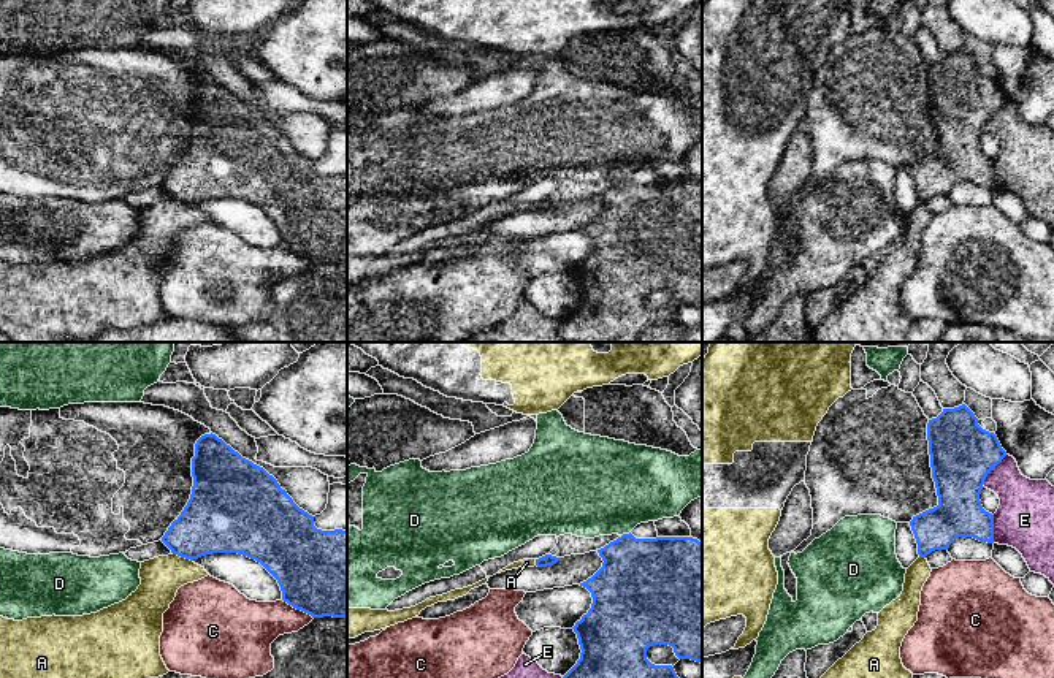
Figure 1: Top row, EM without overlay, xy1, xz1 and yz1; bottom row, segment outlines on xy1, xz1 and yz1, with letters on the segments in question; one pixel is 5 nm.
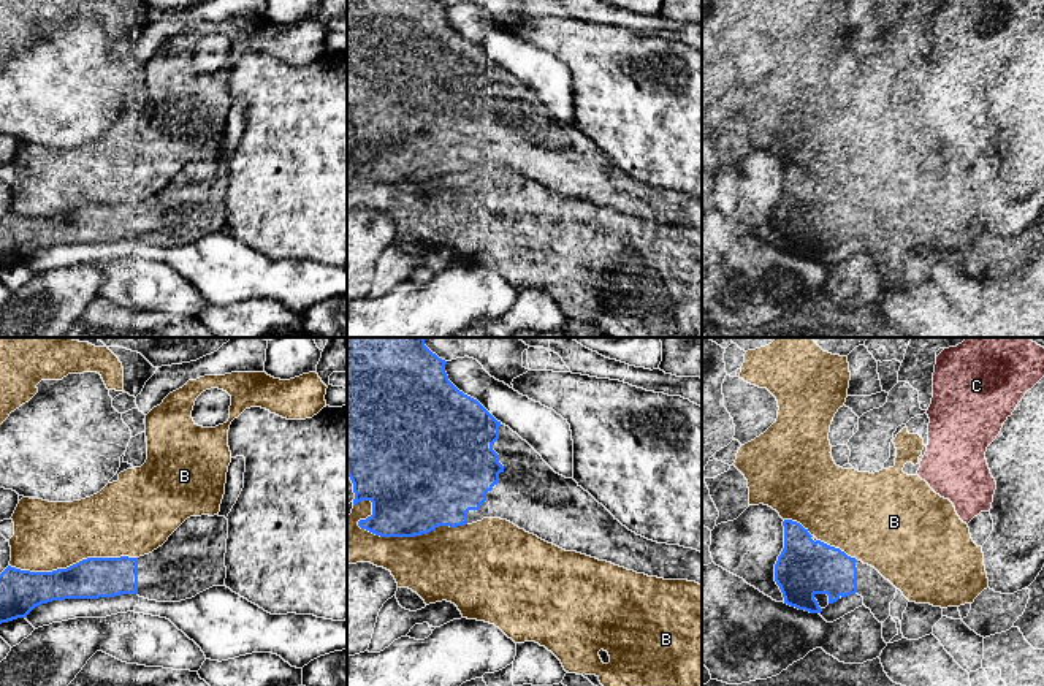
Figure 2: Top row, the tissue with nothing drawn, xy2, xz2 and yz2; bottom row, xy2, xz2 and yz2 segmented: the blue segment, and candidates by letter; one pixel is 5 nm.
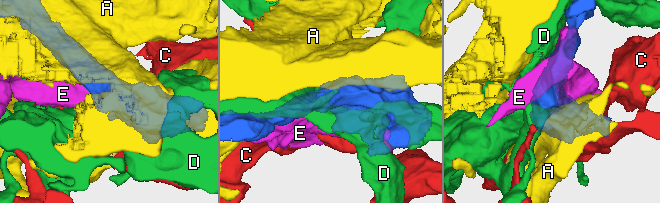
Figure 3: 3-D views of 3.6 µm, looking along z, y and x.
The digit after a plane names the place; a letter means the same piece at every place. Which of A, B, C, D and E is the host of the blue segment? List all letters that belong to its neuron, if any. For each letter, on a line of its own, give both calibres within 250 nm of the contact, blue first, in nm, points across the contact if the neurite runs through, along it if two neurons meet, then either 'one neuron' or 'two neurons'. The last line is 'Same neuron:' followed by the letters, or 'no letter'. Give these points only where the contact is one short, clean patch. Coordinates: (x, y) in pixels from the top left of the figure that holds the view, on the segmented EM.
A: 340/200 nm | along xy1 (173, 553), (192, 561) | two neurons
B: 420/320 nm | two neurons
C: 440/260 nm | two neurons
D: 440/460 nm | two neurons
E: 320/260 nm | two neurons
Same neuron: no letter

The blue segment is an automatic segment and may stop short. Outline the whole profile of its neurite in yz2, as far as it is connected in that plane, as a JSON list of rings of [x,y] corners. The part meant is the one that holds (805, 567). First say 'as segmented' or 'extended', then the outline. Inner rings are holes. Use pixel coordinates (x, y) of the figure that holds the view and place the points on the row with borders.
extended; [[[784,520],[783,526],[784,548],[775,564],[775,581],[784,604],[821,613],[838,599],[859,594],[879,623],[890,616],[897,588],[874,567],[817,540],[797,521]]]

